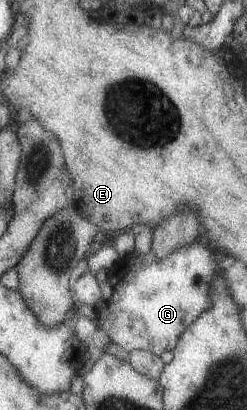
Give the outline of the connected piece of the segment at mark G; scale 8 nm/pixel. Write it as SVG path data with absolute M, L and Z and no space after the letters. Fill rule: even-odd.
M202 237L176 248L162 260L154 258L152 251L127 259L111 268L106 282L99 285L101 295L93 304L95 321L111 343L118 344L128 353L145 350L159 356L164 351L172 351L180 332L211 305L208 288L215 270L223 264L214 258Z

